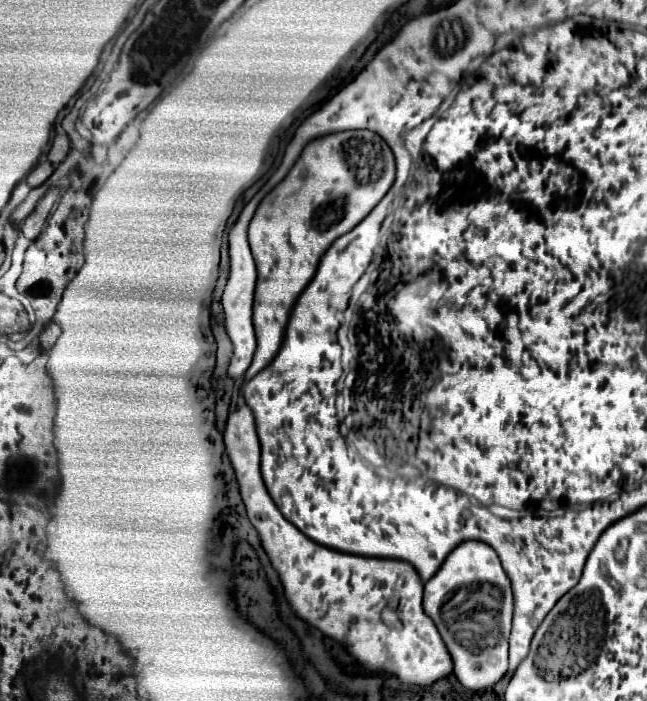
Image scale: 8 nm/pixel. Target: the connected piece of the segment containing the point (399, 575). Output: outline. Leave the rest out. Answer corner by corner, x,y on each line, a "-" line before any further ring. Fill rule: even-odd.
247,404
229,412
225,426
225,446
237,474
241,496
251,524
257,528
261,544
279,572
285,596
293,610
319,628
325,636
341,642
367,670
385,670
395,674
403,684
433,684
453,672
449,652
421,608
423,584
417,570
403,560
367,558
331,550
305,538
275,508
259,472
259,438
255,418
-
389,600
397,600
397,618
403,628
391,628
381,620
381,610

